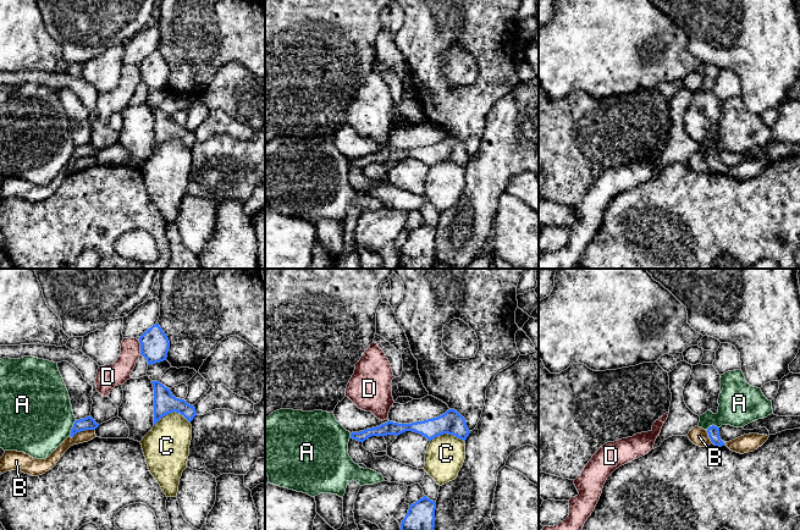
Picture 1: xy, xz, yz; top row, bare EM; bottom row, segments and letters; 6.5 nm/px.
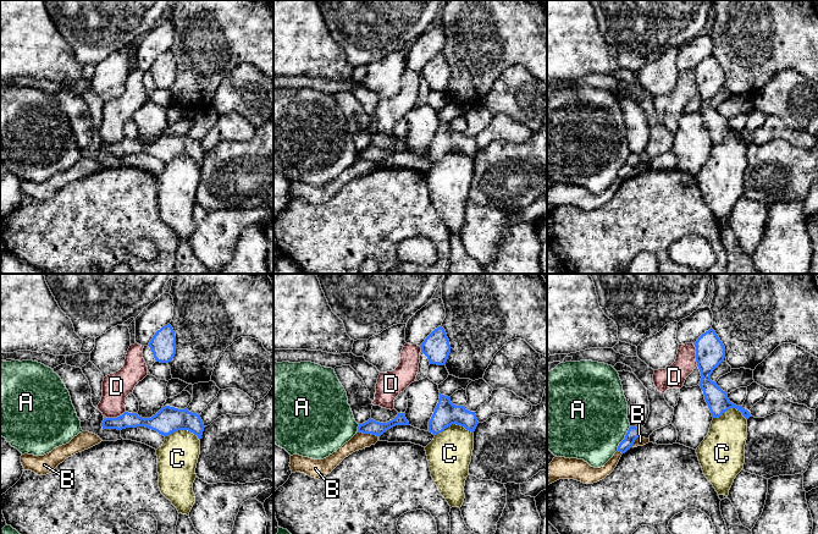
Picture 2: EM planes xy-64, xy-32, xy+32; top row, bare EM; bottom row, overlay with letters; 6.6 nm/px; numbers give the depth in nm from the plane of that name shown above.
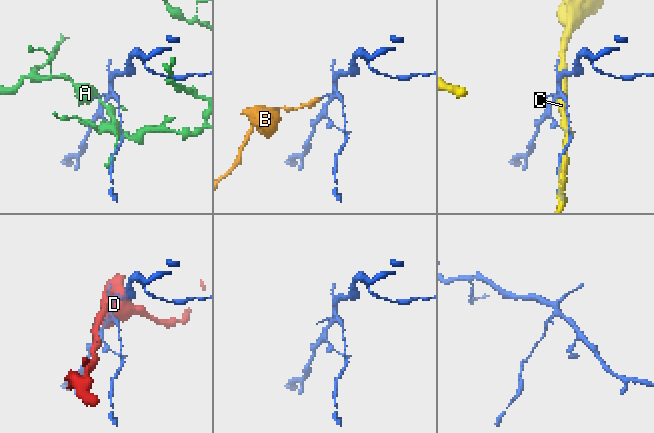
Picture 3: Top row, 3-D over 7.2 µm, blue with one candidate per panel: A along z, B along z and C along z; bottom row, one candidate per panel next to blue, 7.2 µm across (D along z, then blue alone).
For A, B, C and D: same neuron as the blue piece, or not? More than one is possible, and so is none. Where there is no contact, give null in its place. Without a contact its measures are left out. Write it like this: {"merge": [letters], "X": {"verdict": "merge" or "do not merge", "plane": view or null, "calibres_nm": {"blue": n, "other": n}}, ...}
{"merge": [], "A": {"verdict": "do not merge", "plane": "xy", "calibres_nm": {"blue": 90, "other": 480}}, "B": {"verdict": "do not merge", "plane": "xy", "calibres_nm": {"blue": 90, "other": 80}}, "C": {"verdict": "do not merge", "plane": "xy", "calibres_nm": {"blue": 140, "other": 300}}, "D": {"verdict": "do not merge", "plane": "xy", "calibres_nm": {"blue": 190, "other": 150}}}

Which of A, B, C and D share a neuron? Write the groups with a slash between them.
A / B / C / D

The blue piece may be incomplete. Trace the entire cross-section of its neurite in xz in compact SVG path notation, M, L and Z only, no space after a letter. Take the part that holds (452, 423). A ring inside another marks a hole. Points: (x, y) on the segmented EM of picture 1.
M448 409L445 414L437 418L412 424L398 424L388 420L380 426L366 429L359 432L352 432L351 438L364 442L371 436L398 436L405 431L420 434L429 441L443 434L453 435L465 441L470 434L465 419L457 410Z

